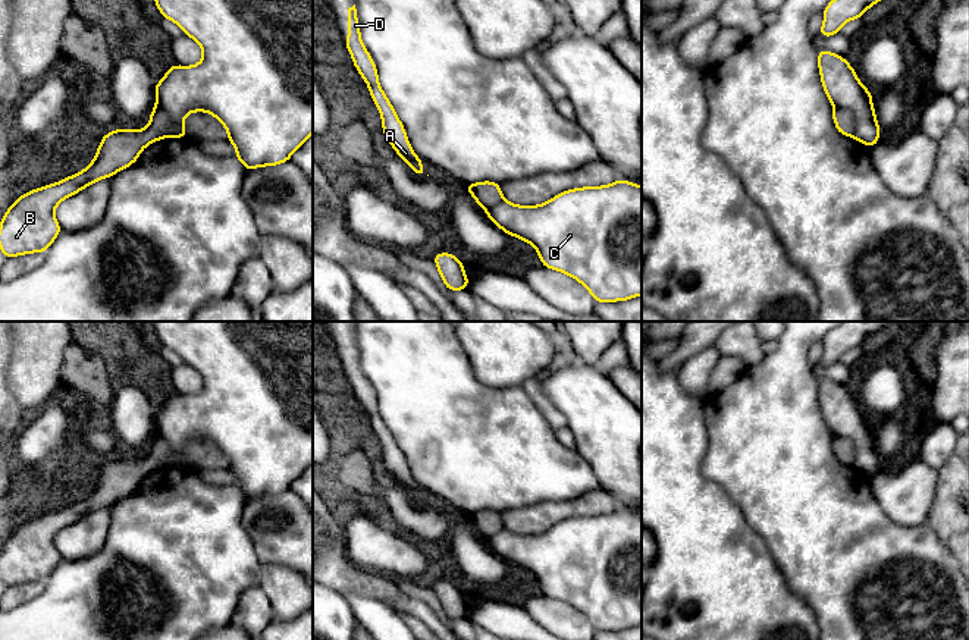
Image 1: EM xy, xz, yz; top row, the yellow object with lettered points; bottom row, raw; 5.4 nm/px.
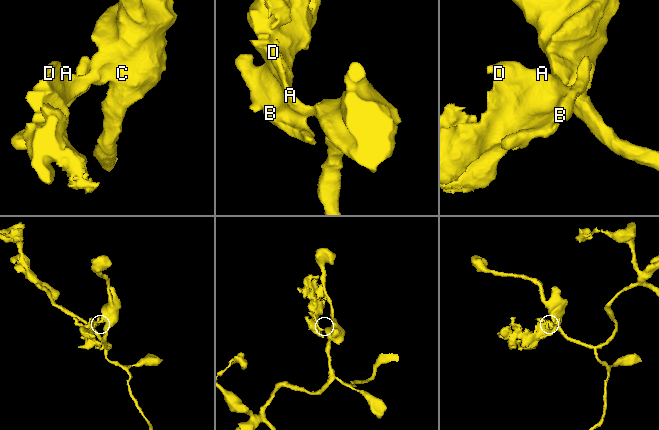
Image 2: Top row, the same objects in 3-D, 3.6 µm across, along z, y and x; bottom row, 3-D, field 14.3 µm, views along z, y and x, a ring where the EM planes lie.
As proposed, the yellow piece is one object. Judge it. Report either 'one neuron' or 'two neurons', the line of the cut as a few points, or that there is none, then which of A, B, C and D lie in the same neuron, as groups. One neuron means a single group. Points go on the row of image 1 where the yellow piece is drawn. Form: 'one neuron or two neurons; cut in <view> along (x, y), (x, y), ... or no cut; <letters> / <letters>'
two neurons; cut in yz along (837, 106), (846, 107), (852, 113), (853, 135); A B D / C

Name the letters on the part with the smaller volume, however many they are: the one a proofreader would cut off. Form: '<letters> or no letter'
A, B, D

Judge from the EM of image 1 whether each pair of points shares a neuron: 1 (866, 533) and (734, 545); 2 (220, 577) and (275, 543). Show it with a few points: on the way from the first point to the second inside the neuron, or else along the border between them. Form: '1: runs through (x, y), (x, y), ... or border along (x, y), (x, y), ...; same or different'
1: border along (743, 514), (783, 571); different
2: border along (241, 524), (262, 564); different

